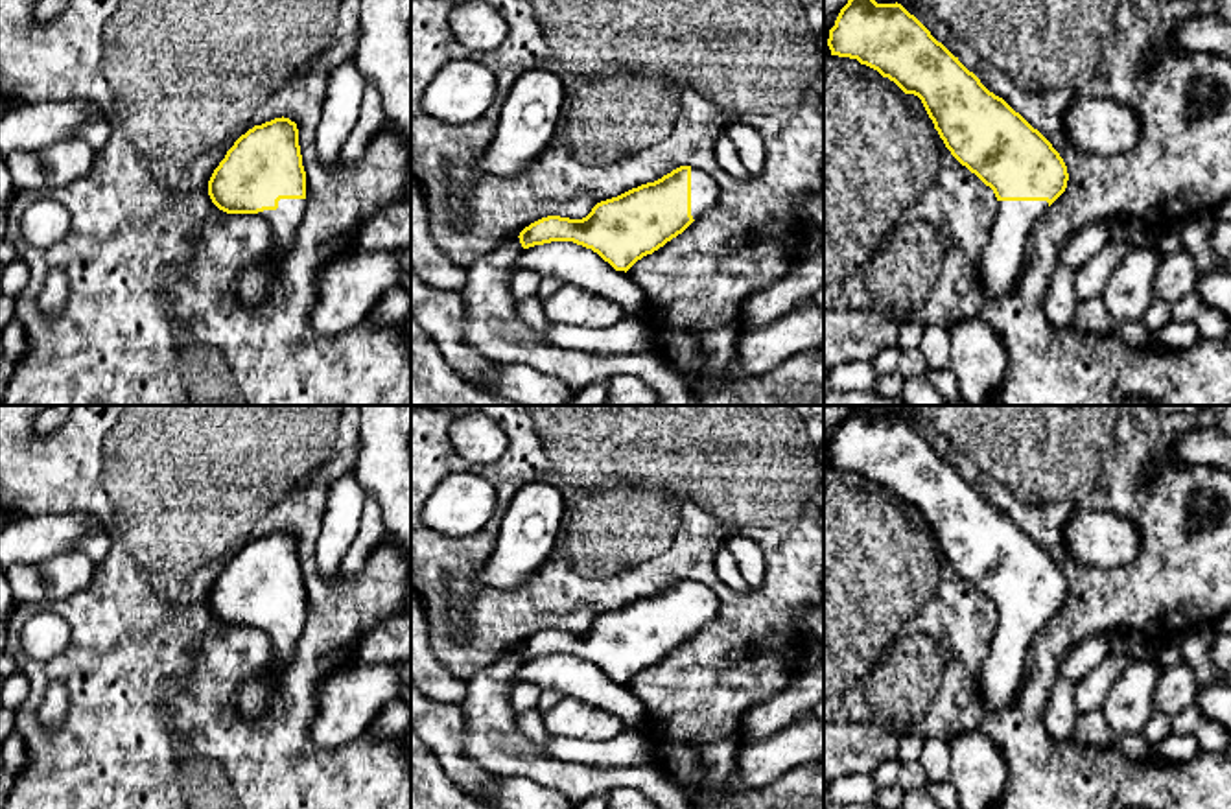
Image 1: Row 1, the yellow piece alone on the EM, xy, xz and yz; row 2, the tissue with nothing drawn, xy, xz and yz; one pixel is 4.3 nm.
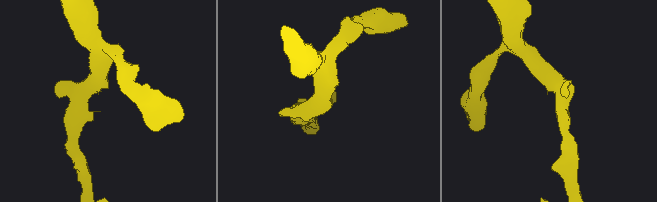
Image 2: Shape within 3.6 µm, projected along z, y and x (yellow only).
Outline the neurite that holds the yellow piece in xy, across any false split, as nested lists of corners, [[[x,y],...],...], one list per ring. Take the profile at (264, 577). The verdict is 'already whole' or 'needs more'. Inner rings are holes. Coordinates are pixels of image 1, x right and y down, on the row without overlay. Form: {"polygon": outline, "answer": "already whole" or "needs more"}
{"polygon": [[[282,529],[241,547],[214,582],[208,608],[227,627],[265,632],[282,669],[306,625],[297,536]]], "answer": "needs more"}

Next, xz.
{"polygon": [[[680,579],[654,595],[597,616],[582,632],[547,628],[525,639],[518,651],[523,662],[573,654],[627,686],[711,623],[717,612],[719,599],[711,588]]], "answer": "needs more"}

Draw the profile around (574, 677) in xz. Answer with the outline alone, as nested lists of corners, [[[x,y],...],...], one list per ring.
[[[551,654],[523,662],[512,684],[531,682],[542,689],[557,689],[617,715],[625,728],[638,728],[645,719],[641,700],[625,686],[616,684],[597,665],[573,654]]]

